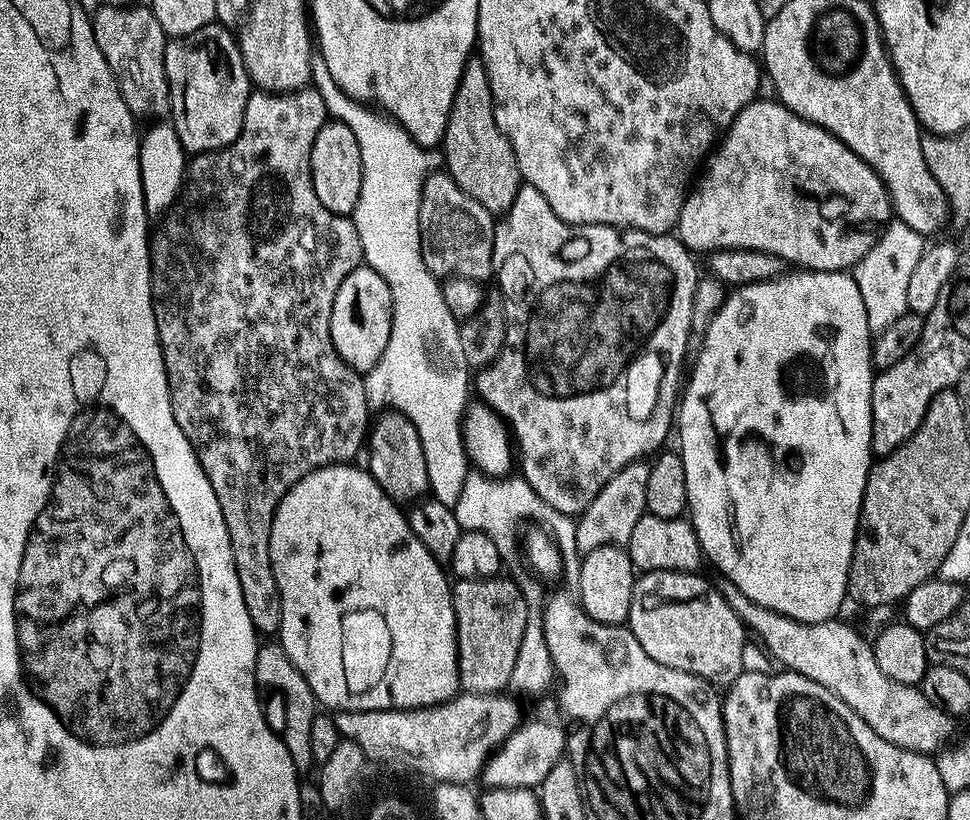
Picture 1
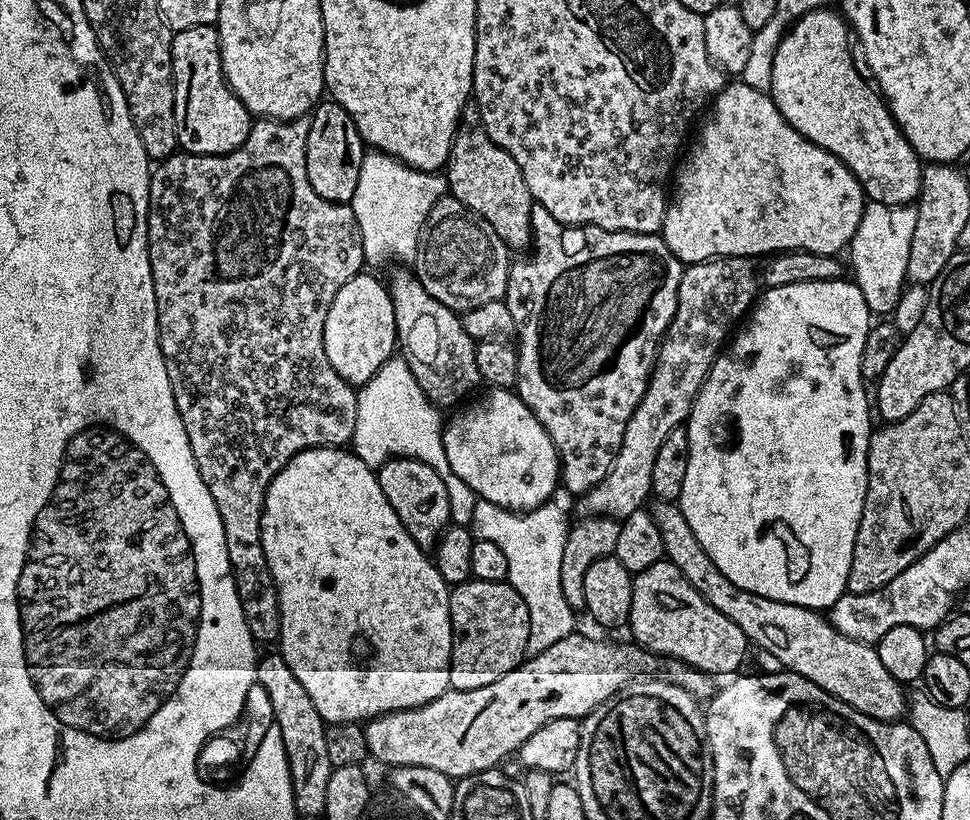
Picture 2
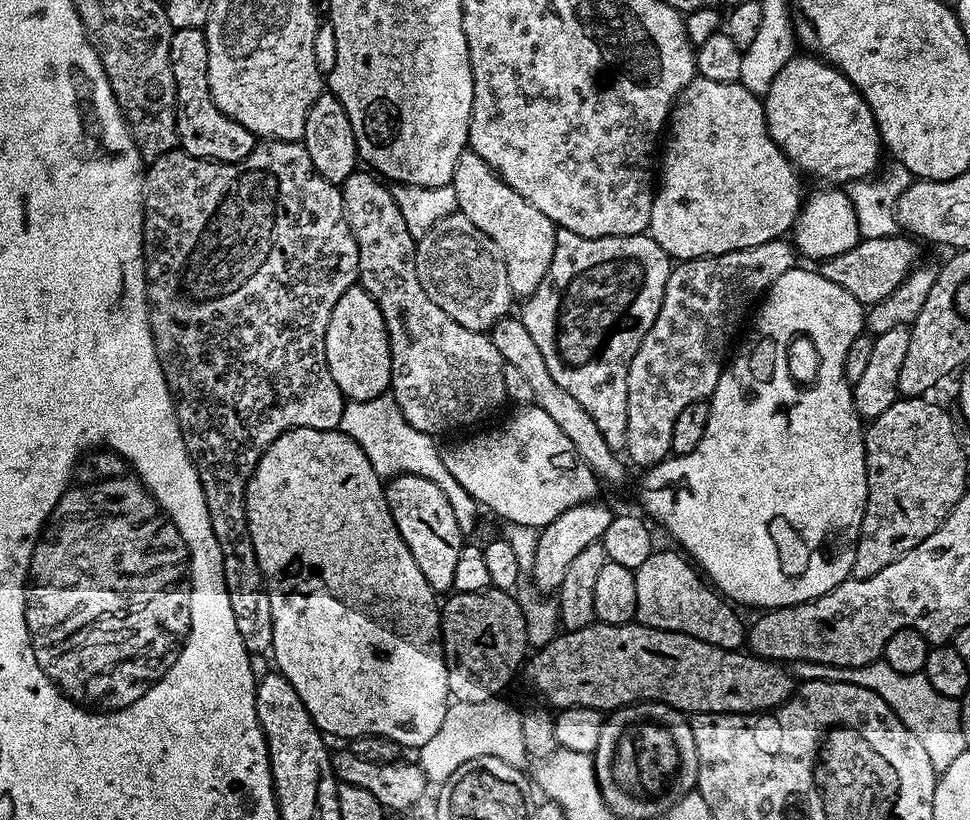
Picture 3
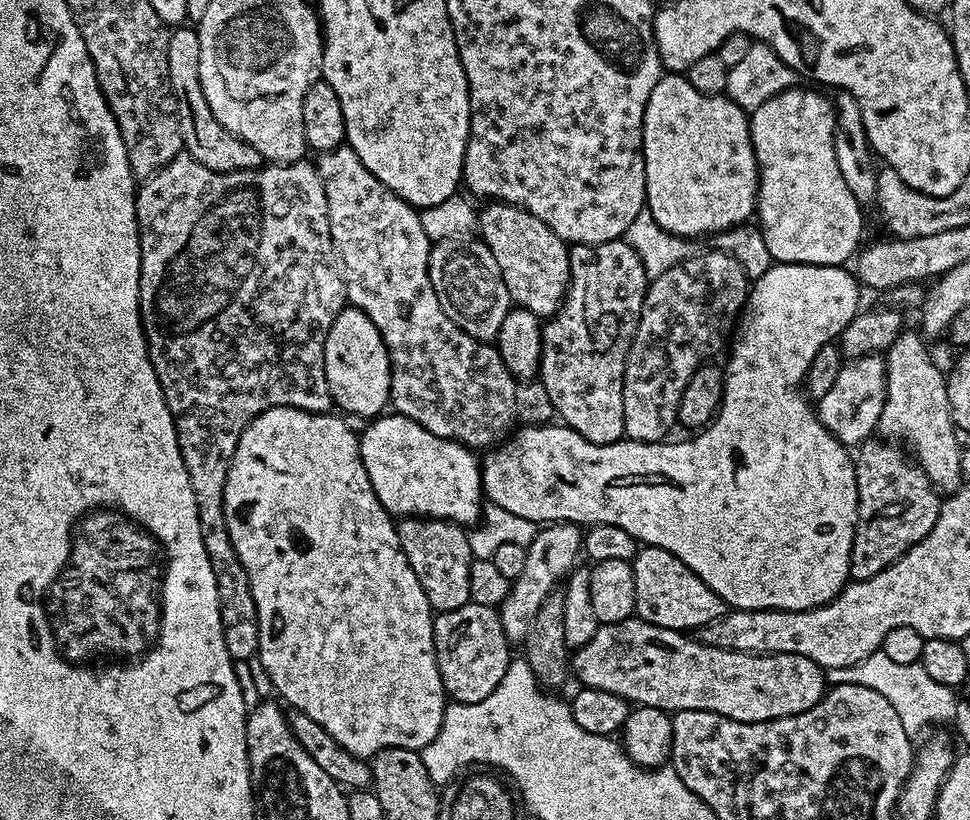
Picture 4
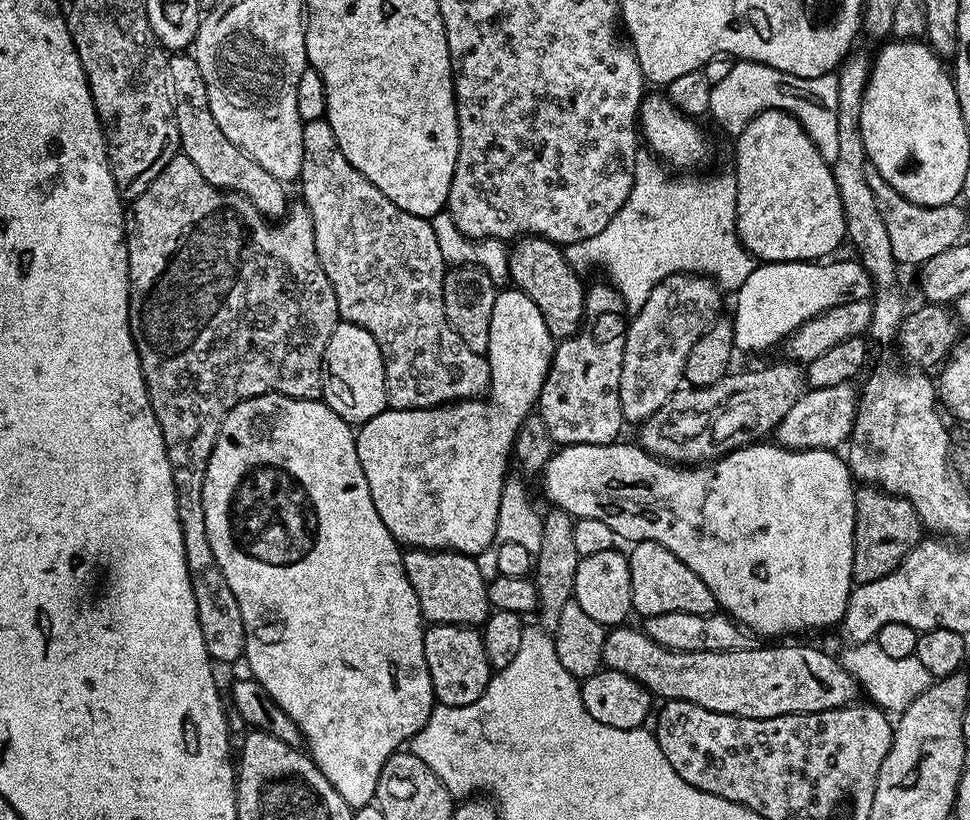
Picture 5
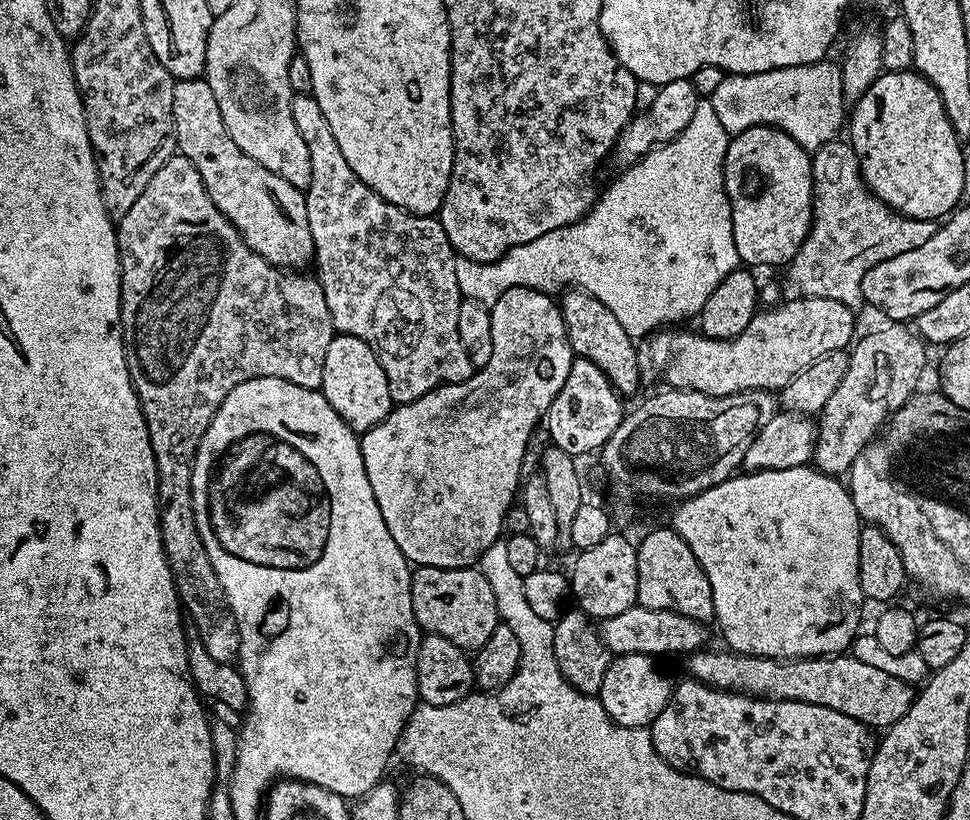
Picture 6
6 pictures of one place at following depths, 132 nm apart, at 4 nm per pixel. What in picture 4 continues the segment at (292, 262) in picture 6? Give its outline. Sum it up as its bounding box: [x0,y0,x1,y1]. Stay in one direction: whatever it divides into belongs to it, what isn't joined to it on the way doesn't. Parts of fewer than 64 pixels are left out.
[168,26,262,172]

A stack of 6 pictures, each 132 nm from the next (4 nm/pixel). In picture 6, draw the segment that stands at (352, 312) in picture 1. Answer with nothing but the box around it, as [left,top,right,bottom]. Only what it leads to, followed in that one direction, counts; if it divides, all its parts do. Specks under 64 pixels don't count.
[322,335,394,434]

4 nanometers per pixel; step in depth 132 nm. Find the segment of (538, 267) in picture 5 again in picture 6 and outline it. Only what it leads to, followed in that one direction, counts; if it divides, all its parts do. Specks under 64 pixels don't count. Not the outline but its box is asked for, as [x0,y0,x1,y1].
[558,288,642,398]

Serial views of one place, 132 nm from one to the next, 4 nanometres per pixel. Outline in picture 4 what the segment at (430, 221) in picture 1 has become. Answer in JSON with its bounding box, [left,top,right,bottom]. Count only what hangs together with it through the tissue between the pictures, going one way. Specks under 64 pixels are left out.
[428,236,512,342]

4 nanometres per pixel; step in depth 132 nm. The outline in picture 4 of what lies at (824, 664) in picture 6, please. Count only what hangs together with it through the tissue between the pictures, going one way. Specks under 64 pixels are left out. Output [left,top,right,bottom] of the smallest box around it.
[570,618,826,724]

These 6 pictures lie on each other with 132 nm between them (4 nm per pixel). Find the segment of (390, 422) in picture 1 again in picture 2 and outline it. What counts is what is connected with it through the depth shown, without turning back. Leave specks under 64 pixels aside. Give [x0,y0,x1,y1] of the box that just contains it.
[378,456,452,549]

